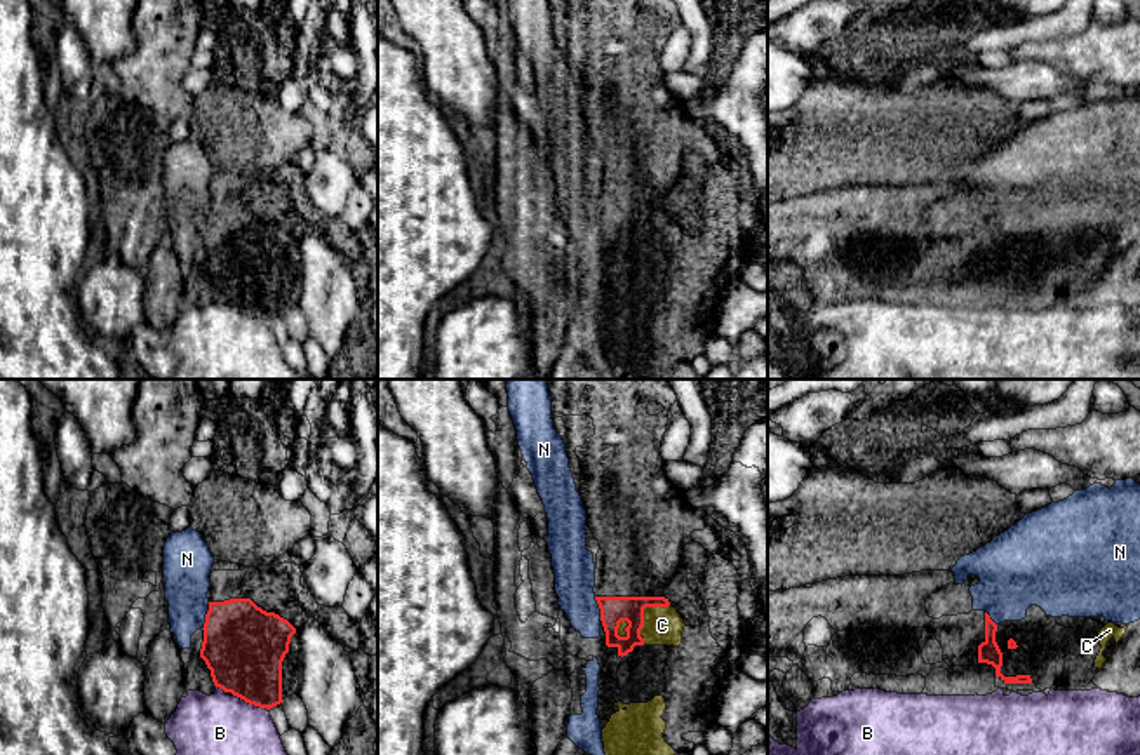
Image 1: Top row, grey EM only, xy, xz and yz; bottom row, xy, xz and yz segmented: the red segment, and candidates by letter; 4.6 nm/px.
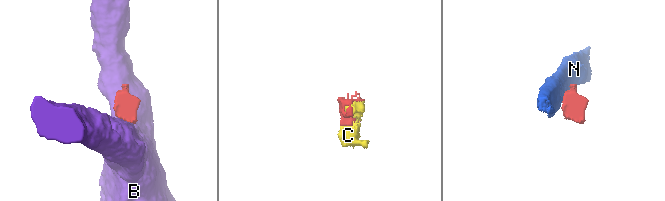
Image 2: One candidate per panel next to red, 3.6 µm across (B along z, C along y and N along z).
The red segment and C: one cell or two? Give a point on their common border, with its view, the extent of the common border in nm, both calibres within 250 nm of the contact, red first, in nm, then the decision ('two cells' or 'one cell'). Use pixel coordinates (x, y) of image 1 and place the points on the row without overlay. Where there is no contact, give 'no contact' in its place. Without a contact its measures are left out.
contact xz (643, 225); length 220 nm; calibres 130 and 180 nm; one cell

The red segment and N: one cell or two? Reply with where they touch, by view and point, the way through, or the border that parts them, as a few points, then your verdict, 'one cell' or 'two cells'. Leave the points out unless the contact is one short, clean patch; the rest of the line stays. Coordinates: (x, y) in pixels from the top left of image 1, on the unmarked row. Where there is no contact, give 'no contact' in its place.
contact xy (206, 227); two cells

